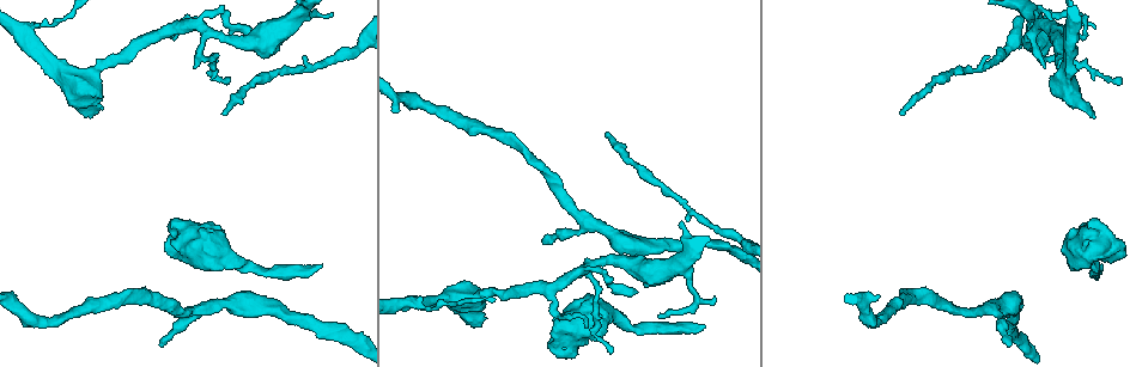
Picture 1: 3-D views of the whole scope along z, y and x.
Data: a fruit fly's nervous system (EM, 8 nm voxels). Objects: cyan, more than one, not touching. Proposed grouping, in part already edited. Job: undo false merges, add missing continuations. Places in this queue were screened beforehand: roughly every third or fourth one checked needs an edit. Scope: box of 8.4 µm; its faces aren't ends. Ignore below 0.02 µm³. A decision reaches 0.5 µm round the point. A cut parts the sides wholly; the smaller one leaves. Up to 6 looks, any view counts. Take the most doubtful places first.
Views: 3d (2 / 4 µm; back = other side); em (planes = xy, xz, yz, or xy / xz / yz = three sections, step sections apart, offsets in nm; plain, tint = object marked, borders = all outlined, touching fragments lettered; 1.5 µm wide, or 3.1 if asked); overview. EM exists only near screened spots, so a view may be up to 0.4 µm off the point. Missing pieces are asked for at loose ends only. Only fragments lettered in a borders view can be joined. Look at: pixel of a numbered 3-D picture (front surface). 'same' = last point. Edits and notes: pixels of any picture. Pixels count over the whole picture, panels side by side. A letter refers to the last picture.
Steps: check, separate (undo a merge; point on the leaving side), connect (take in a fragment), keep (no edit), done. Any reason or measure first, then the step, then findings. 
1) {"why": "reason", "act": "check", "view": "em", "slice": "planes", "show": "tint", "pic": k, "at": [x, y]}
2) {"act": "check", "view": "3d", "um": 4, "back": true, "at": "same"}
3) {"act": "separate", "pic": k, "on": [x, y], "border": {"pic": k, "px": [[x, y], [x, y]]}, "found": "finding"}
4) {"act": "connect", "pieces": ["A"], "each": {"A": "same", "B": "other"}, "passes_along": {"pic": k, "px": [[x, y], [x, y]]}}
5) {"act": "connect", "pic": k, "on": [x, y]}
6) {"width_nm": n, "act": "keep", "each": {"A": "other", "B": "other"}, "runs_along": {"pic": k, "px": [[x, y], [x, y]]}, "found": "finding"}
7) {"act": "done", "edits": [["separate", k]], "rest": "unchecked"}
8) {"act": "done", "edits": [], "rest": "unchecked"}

{"why": "end of a long branch", "act": "check", "view": "em", "slice": "planes", "show": "borders", "pic": 1, "at": [704, 325]}

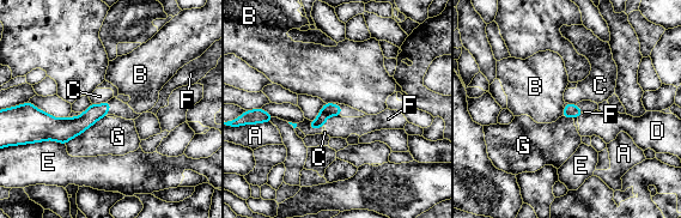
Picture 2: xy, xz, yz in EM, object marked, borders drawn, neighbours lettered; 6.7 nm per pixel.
{"act": "connect", "pieces": ["F"], "each": {"A": "other", "B": "other", "C": "other", "D": "other", "E": "other", "F": "same", "G": "other"}, "passes_along": {"pic": 2, "px": [[328, 109], [324, 122], [336, 126]]}, "found": "the neuron continues"}

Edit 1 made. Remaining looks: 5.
{"act": "check", "view": "overview"}

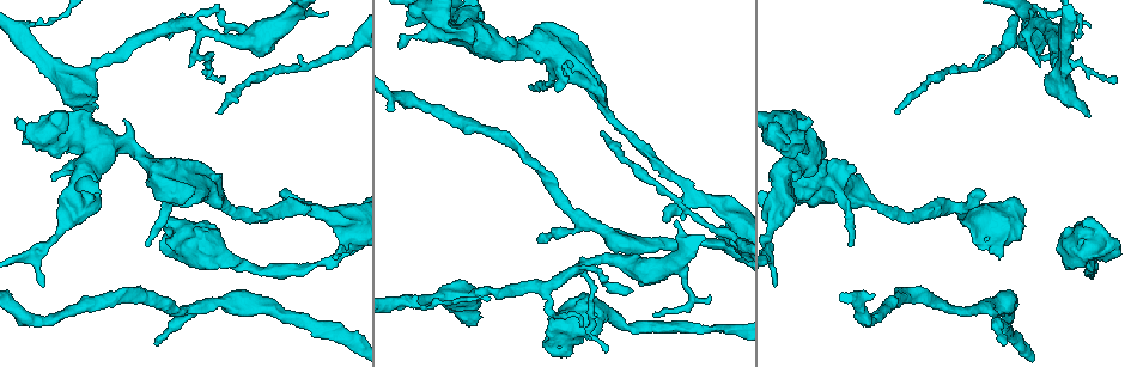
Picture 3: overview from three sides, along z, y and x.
{"act": "check", "view": "em", "slice": "planes", "show": "borders", "pic": 3, "at": [604, 311]}

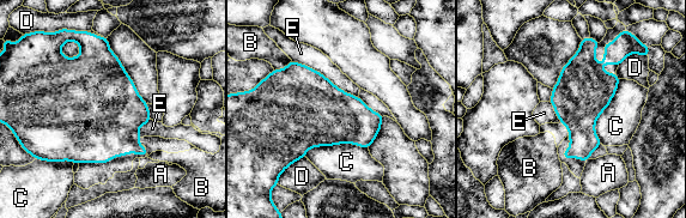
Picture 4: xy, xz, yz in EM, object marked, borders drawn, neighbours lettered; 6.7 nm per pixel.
{"width_nm": 380, "act": "keep", "each": {"A": "other", "B": "other", "C": "other", "D": "other", "E": "other"}, "found": "one neuron here"}

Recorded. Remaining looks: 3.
{"why": "sharp bend", "act": "check", "view": "3d", "um": 4, "pic": 3, "at": [1063, 37]}

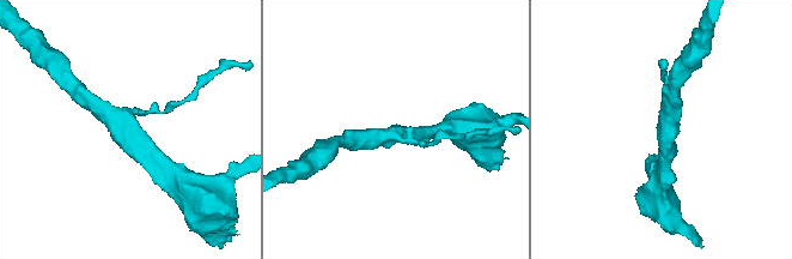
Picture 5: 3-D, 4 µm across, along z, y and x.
{"act": "check", "view": "em", "slice": "xz", "step": 4, "show": "tint", "pic": 5, "at": [130, 129]}

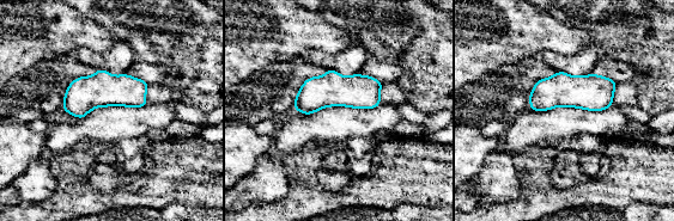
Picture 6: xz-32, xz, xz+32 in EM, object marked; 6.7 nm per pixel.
{"act": "check", "view": "em", "slice": "planes", "show": "borders", "at": "same"}

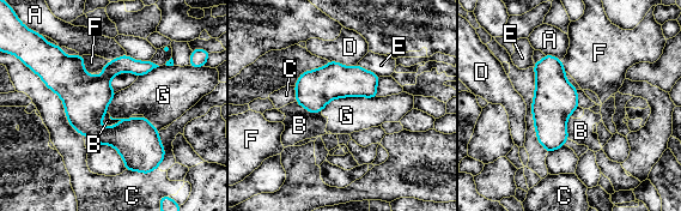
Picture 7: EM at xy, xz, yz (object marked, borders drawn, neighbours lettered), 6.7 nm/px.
{"width_nm": 130, "act": "keep", "each": {"A": "other", "B": "other", "C": "other", "D": "other", "E": "other", "F": "other", "G": "other"}, "border": {"pic": 7, "px": [[329, 60], [347, 66], [357, 65]]}, "found": "all the same neuron"}

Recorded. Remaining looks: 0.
{"act": "done", "edits": [["connect", 2]], "rest": "unchecked"}

